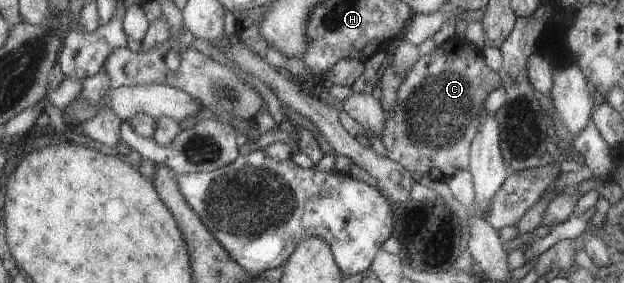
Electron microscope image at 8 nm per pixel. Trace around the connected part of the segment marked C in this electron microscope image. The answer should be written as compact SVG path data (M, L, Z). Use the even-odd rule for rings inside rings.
M454 36L437 45L435 51L421 57L413 64L397 91L393 112L387 112L386 128L379 137L386 150L386 156L401 164L418 181L422 176L443 181L454 176L458 170L469 168L471 142L479 125L479 110L484 107L492 90L500 87L501 76L490 69L483 53L466 38Z

